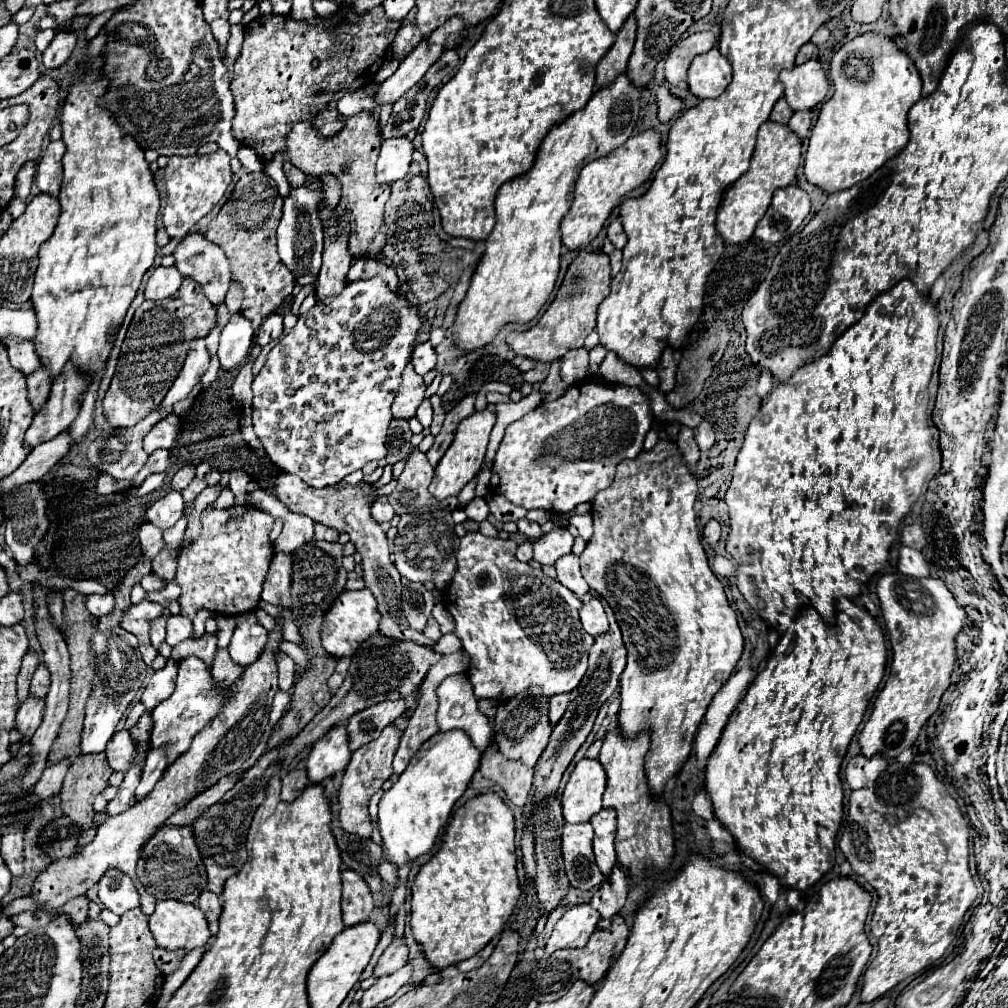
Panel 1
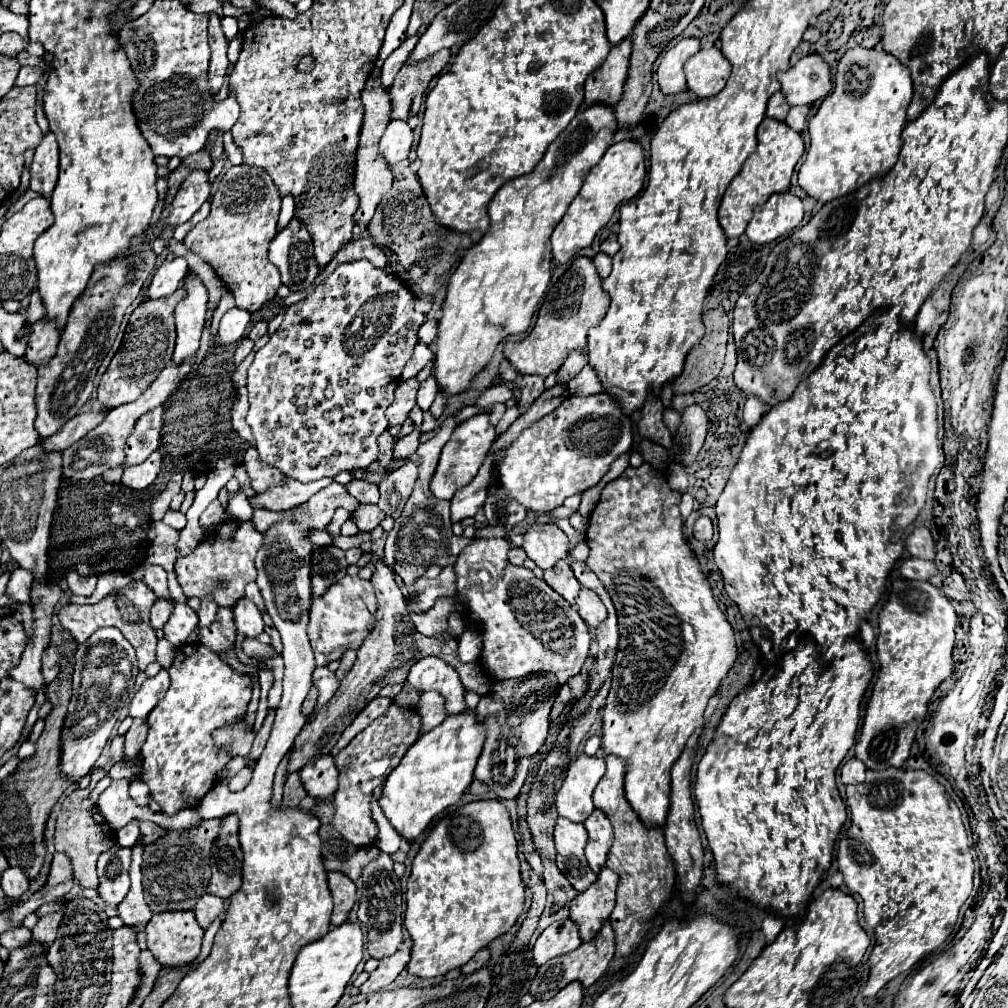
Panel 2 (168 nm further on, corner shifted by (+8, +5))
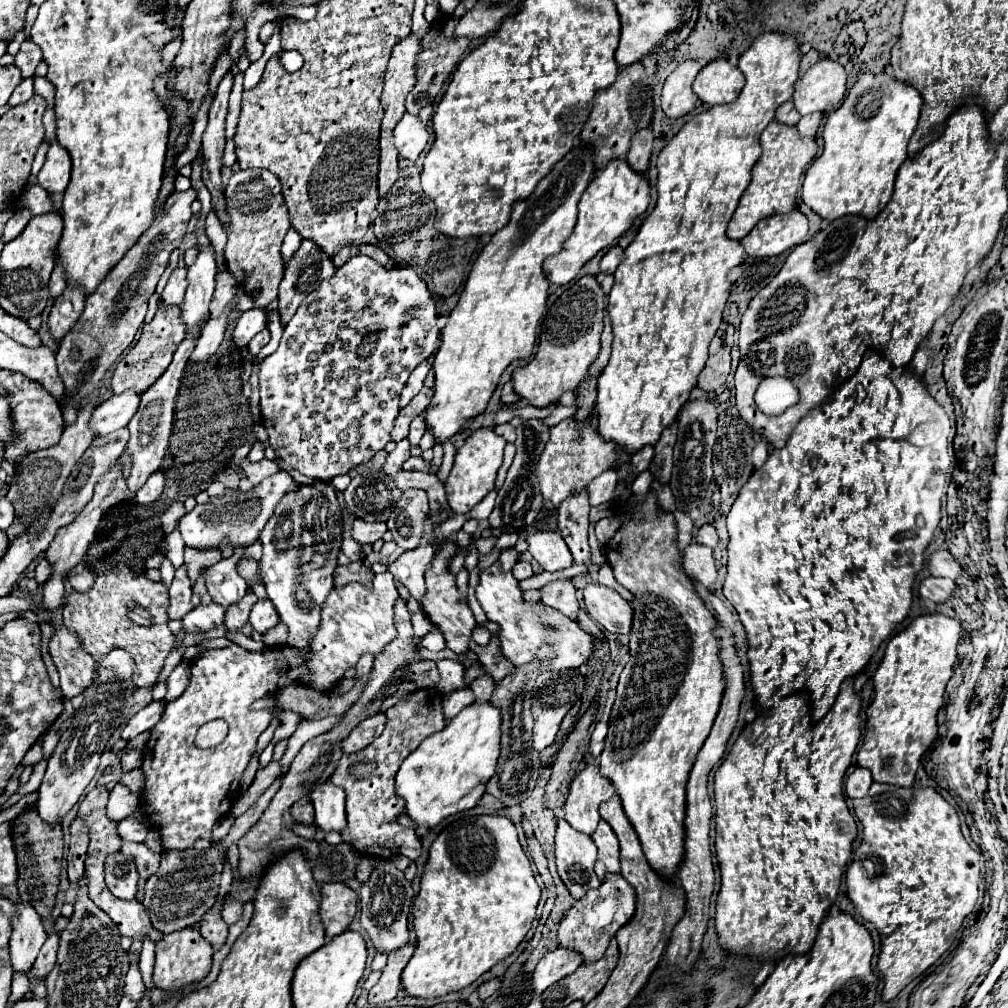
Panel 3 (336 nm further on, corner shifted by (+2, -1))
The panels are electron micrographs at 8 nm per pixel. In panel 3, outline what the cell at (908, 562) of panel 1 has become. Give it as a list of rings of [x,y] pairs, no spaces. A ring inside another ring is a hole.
[[[925,577],[919,583],[919,593],[921,597],[933,601],[933,603],[943,603],[945,599],[951,597],[955,589],[955,583],[951,579],[939,579],[939,577]]]

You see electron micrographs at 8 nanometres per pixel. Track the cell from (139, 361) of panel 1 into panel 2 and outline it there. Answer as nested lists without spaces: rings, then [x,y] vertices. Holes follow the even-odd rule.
[[[181,289],[165,299],[149,299],[143,301],[129,319],[123,343],[115,357],[111,359],[107,371],[101,377],[101,383],[97,387],[97,399],[101,405],[117,407],[121,403],[135,401],[155,379],[157,373],[171,361],[173,347],[175,347],[175,323],[173,323],[173,309],[177,301],[181,301],[185,293]]]

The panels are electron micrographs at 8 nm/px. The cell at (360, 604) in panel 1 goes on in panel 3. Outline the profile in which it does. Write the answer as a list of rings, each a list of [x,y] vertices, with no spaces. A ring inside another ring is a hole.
[[[389,571],[375,575],[371,581],[371,587],[365,587],[361,583],[349,583],[341,589],[333,589],[323,603],[321,609],[321,623],[317,629],[317,635],[311,641],[311,655],[302,657],[298,650],[284,647],[271,649],[265,647],[259,653],[247,651],[239,645],[229,645],[225,649],[209,649],[201,657],[191,661],[191,677],[189,685],[183,691],[181,697],[175,701],[169,701],[165,707],[163,717],[159,723],[151,729],[151,737],[147,741],[147,747],[143,749],[143,773],[145,773],[145,797],[149,801],[151,811],[155,813],[155,819],[159,821],[159,835],[163,849],[187,849],[193,847],[193,841],[199,837],[209,839],[211,827],[217,819],[221,819],[239,797],[239,779],[245,771],[251,753],[255,751],[257,737],[267,729],[271,721],[269,711],[255,711],[251,709],[253,701],[279,691],[281,687],[289,683],[303,683],[317,691],[329,691],[337,681],[341,681],[345,669],[355,667],[359,657],[365,653],[379,653],[383,647],[395,639],[397,629],[393,625],[393,603],[399,597],[395,579]],[[211,719],[225,719],[229,725],[229,735],[223,743],[219,743],[213,749],[197,749],[195,747],[195,735],[199,727]]]

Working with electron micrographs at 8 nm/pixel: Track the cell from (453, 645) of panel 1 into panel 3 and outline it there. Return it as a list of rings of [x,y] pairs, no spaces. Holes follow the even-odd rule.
[[[462,568],[461,571],[456,575],[456,584],[458,591],[461,595],[461,598],[463,601],[466,601],[467,599],[467,591],[468,591],[468,579],[469,579],[469,573],[465,568]]]

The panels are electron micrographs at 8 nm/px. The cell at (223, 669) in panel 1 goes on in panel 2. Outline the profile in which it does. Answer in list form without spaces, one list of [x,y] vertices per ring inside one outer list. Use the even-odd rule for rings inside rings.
[[[219,607],[215,621],[209,627],[199,629],[201,643],[211,647],[217,655],[233,647],[235,635],[237,635],[237,629],[233,625],[233,607]]]

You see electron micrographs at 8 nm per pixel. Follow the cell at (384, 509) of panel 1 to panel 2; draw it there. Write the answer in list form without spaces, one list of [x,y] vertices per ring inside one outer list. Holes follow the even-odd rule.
[[[359,505],[359,507],[355,509],[353,517],[355,517],[355,523],[357,523],[359,531],[371,533],[371,531],[385,519],[385,513],[381,513],[381,509],[379,509],[377,505],[369,505],[369,507]]]

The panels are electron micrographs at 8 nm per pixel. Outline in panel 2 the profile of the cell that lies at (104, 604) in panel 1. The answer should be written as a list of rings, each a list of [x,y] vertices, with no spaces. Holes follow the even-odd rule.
[[[77,571],[67,573],[67,585],[73,595],[91,595],[95,591],[97,577],[95,575],[79,575]]]

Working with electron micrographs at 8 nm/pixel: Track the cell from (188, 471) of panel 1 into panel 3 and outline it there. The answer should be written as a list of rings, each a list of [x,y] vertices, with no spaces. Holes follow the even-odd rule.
[[[175,501],[163,515],[161,515],[161,525],[163,525],[163,531],[169,533],[173,531],[175,523],[185,515],[185,505],[181,501]]]

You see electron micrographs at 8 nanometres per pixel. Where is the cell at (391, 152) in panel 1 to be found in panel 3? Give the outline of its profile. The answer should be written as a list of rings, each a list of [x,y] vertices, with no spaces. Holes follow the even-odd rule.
[[[407,115],[395,127],[395,147],[403,159],[417,161],[421,151],[429,141],[429,129],[419,121],[419,117]]]

